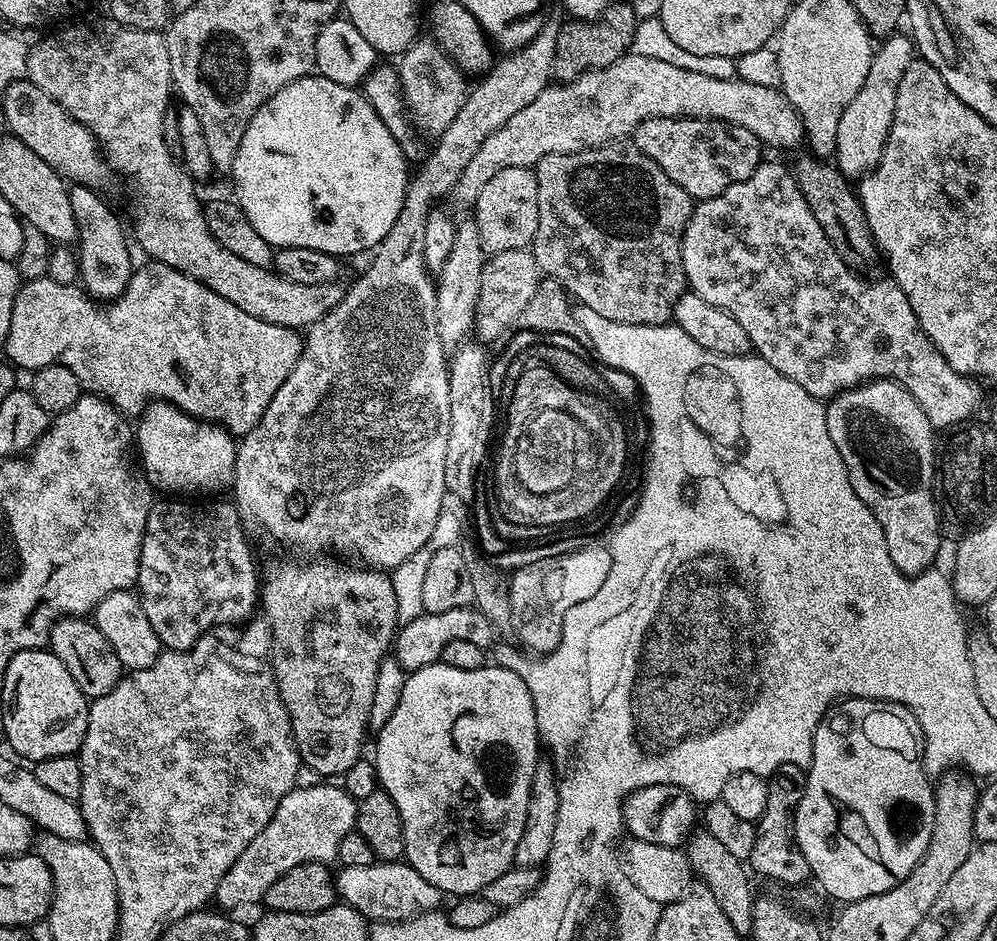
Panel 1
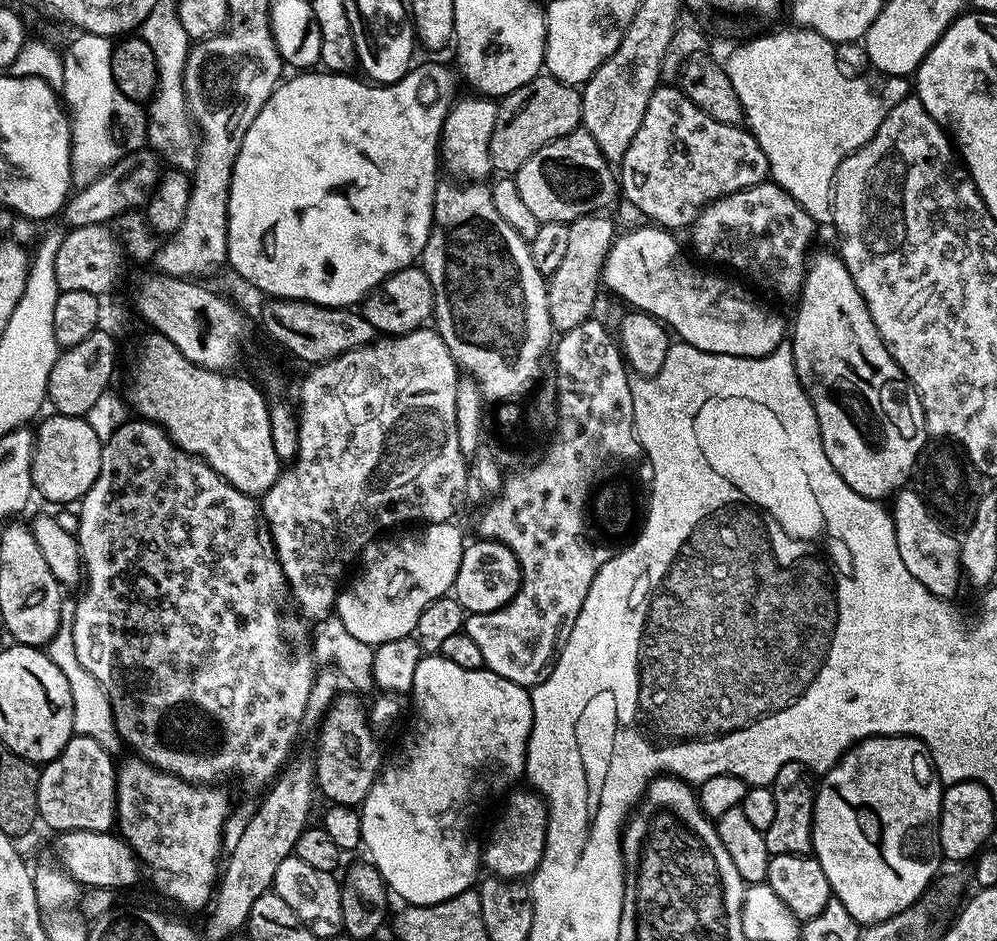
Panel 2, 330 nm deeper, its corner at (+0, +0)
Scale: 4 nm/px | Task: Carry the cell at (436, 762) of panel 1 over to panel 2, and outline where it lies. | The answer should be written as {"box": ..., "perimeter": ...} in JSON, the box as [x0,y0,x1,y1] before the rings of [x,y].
{"box":[358,654,532,906],"perimeter":[[[424,654],[418,670],[414,670],[410,699],[412,725],[400,749],[389,760],[387,757],[358,811],[362,818],[363,851],[368,851],[367,859],[382,874],[389,893],[393,897],[401,896],[405,905],[430,906],[469,891],[481,875],[482,848],[472,841],[468,820],[483,810],[491,796],[507,793],[515,785],[512,783],[525,775],[532,698],[529,689],[485,667],[462,670],[462,666],[446,662],[438,654]]]}

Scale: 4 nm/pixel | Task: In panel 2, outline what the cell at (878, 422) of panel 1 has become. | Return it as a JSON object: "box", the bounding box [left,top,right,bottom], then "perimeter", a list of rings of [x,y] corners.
{"box":[790,251,929,502],"perimeter":[[[835,251],[815,252],[807,257],[804,285],[795,301],[796,317],[790,320],[794,370],[814,406],[830,466],[838,470],[850,490],[880,502],[895,496],[909,483],[908,475],[913,475],[920,453],[929,443],[922,402],[898,362],[894,362],[886,342],[882,342],[882,334],[878,334],[878,326],[874,326],[874,318],[870,318],[870,310],[844,261]]]}

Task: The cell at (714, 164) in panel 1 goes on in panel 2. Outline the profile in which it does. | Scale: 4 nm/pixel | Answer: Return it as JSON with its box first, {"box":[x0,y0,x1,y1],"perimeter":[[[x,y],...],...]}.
{"box":[618,86,769,230],"perimeter":[[[657,86],[654,94],[650,94],[650,106],[646,106],[642,126],[638,126],[638,134],[634,134],[630,150],[626,150],[618,165],[618,188],[623,199],[625,196],[642,215],[649,216],[653,225],[665,230],[687,229],[710,202],[765,183],[769,179],[768,163],[766,154],[762,154],[762,146],[758,146],[747,127],[718,122],[694,106],[679,87],[664,87]]]}

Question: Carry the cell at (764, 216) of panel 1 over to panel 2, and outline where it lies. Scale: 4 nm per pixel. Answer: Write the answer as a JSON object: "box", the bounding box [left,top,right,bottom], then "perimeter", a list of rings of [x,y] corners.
{"box":[690,182,816,297],"perimeter":[[[765,182],[705,206],[690,225],[691,251],[696,251],[697,257],[705,256],[716,264],[725,264],[749,276],[757,289],[765,288],[776,296],[795,297],[804,285],[806,257],[813,247],[812,235],[816,231],[816,221],[790,198],[790,194],[786,194],[786,190],[782,190],[782,186]]]}

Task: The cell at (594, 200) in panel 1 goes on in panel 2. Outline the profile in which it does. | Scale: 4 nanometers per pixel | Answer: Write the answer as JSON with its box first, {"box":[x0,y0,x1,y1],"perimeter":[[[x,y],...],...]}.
{"box":[514,127,618,225],"perimeter":[[[584,127],[566,134],[538,150],[514,173],[518,194],[540,223],[562,222],[569,225],[587,212],[603,213],[618,200],[618,176],[613,165],[598,150]]]}

